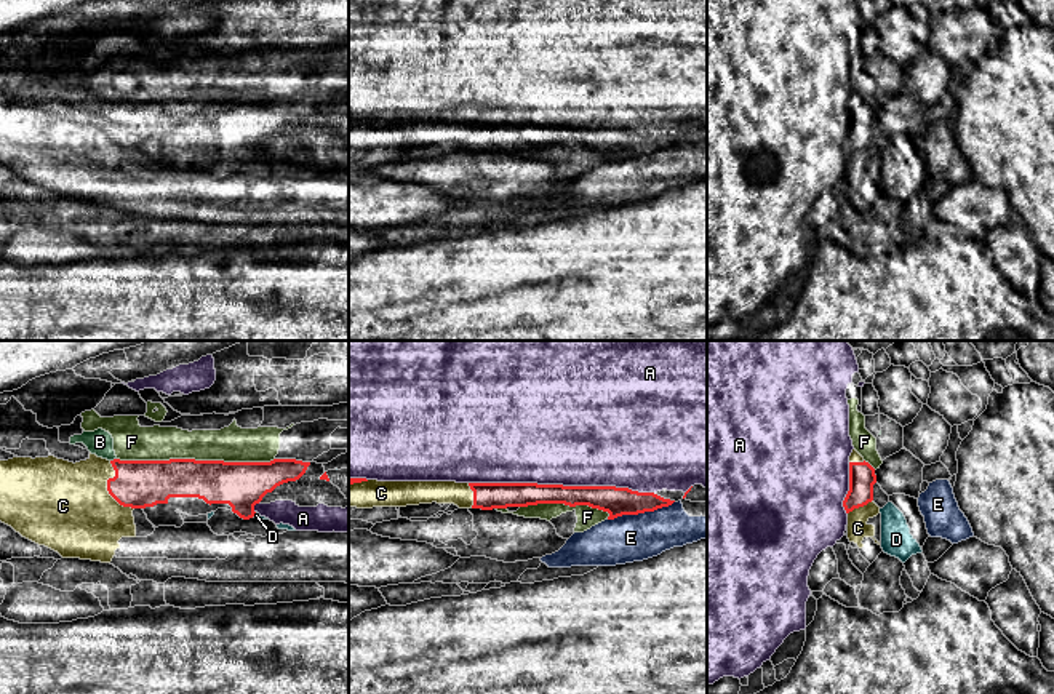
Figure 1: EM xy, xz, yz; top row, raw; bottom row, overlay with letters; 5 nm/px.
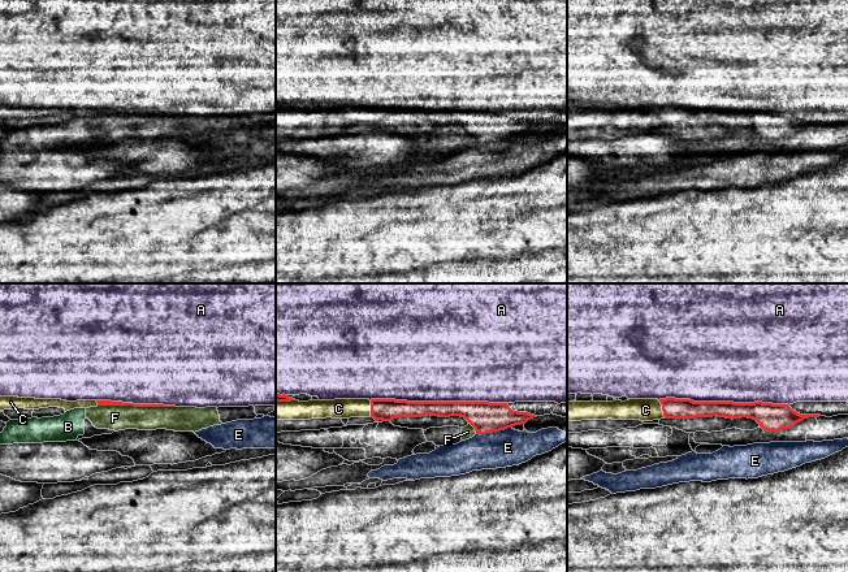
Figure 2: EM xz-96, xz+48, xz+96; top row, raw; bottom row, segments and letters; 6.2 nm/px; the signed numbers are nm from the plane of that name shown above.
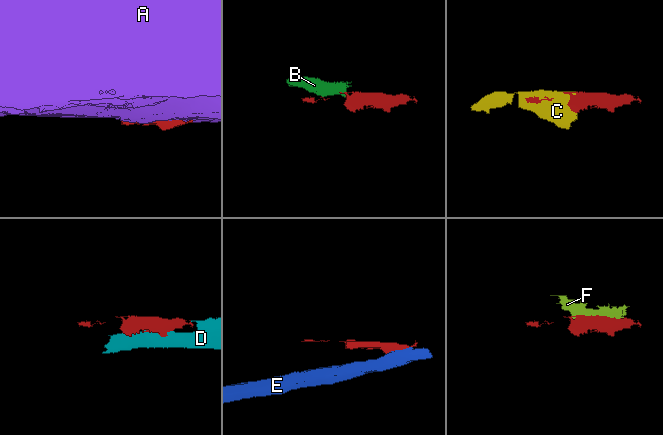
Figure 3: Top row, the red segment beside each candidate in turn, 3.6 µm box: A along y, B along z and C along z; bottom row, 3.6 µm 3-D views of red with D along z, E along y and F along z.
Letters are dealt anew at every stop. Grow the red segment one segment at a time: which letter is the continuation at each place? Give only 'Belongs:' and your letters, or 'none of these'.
Belongs: C

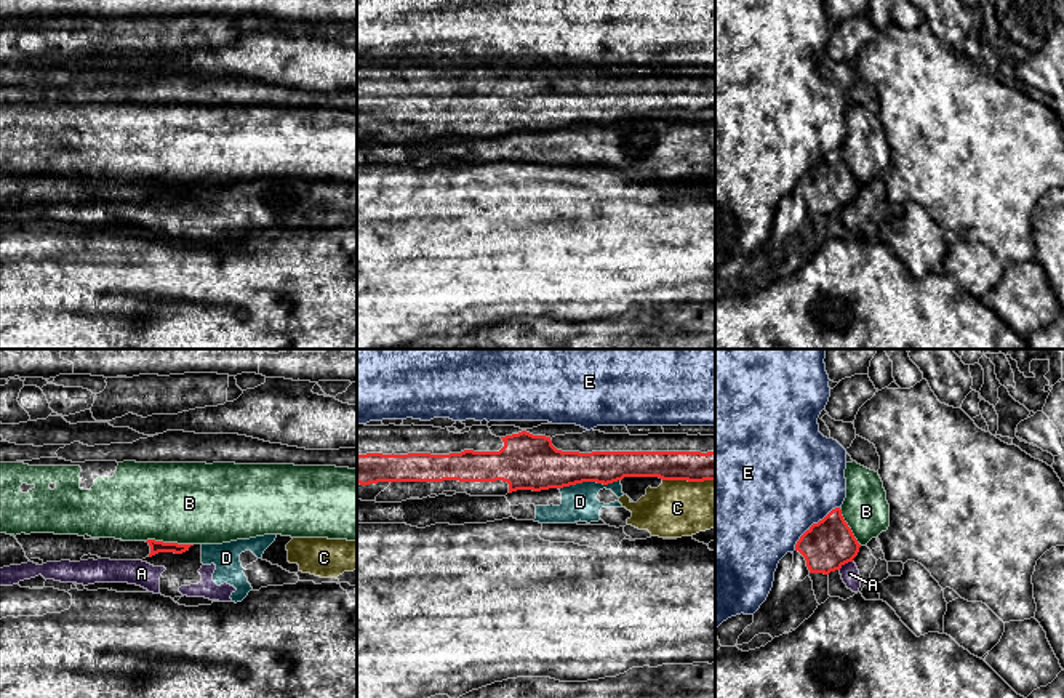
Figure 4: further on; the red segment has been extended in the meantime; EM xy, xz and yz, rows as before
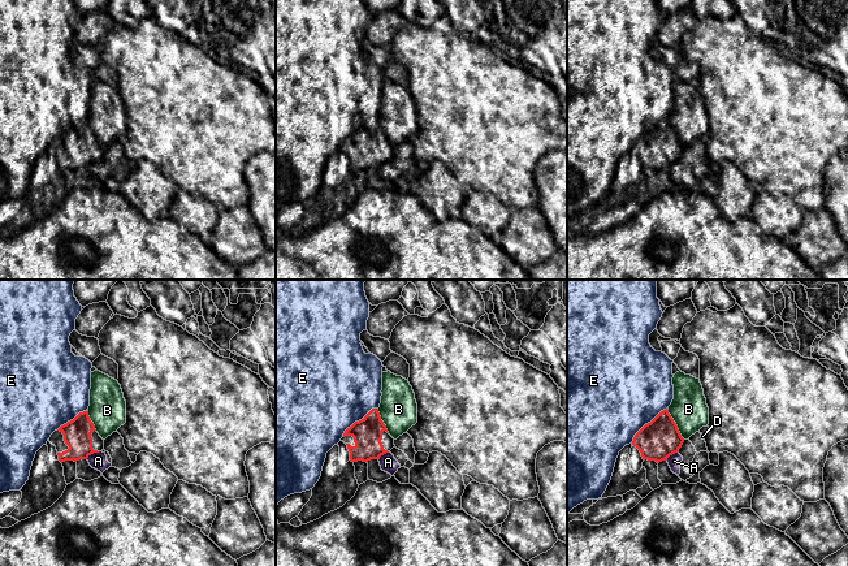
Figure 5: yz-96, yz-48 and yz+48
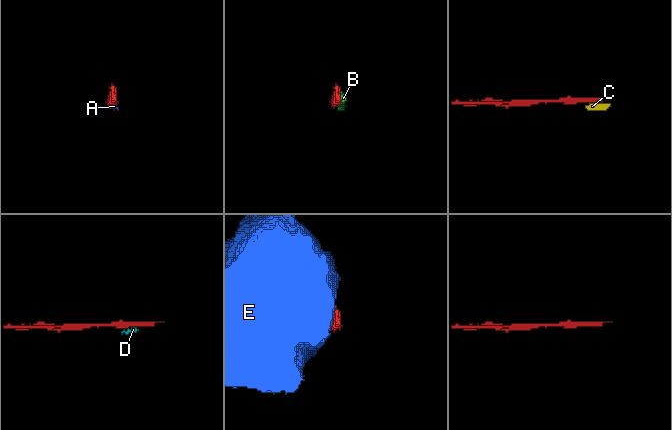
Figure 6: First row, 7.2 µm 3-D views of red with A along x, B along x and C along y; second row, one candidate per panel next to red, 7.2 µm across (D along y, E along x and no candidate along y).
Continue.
Belongs: none of these

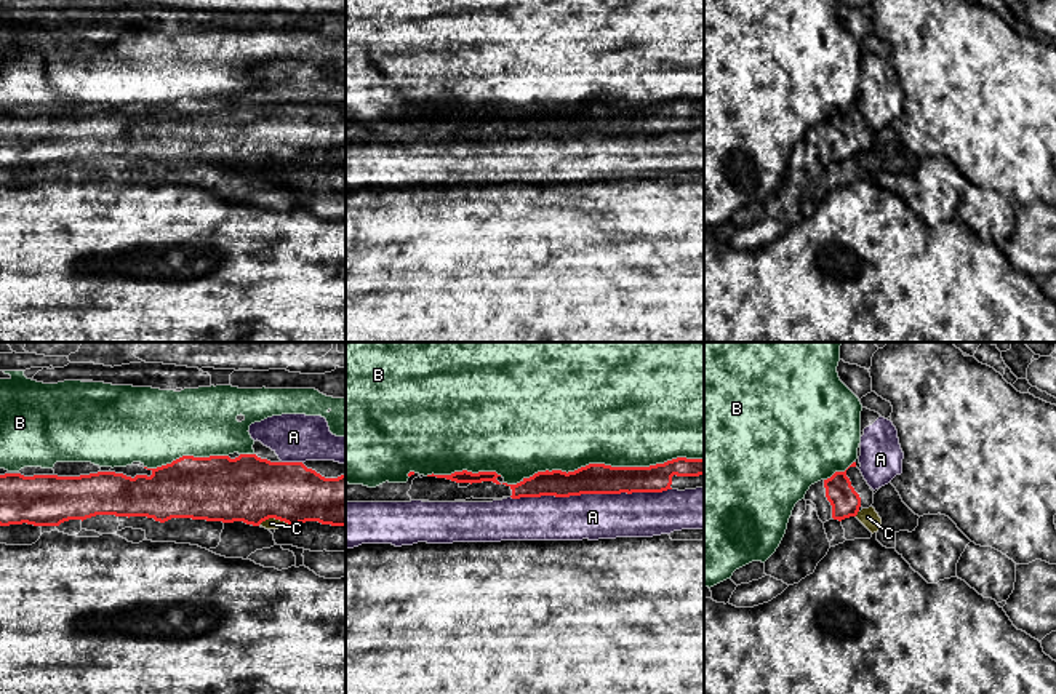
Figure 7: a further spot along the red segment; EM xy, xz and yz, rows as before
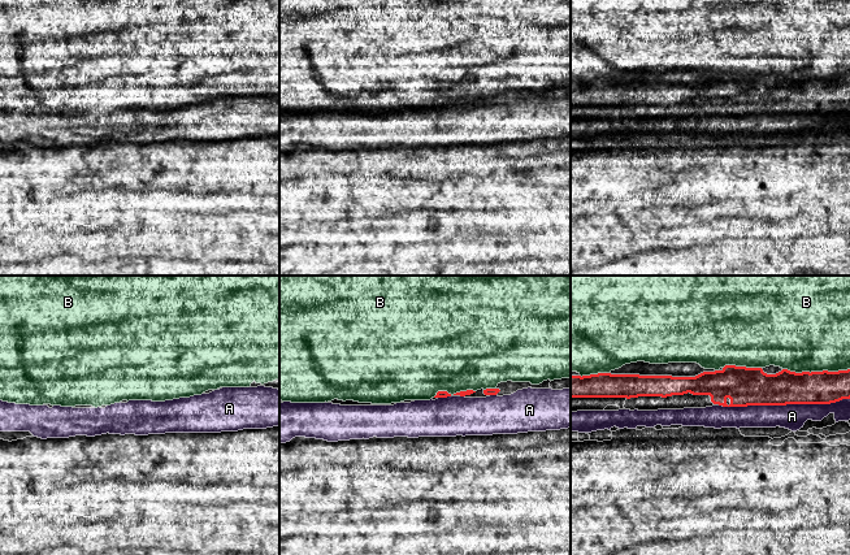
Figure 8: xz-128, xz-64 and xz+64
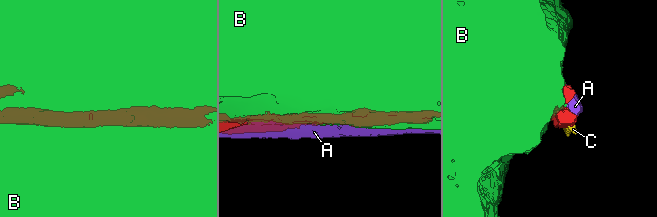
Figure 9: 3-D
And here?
Belongs: none of these

